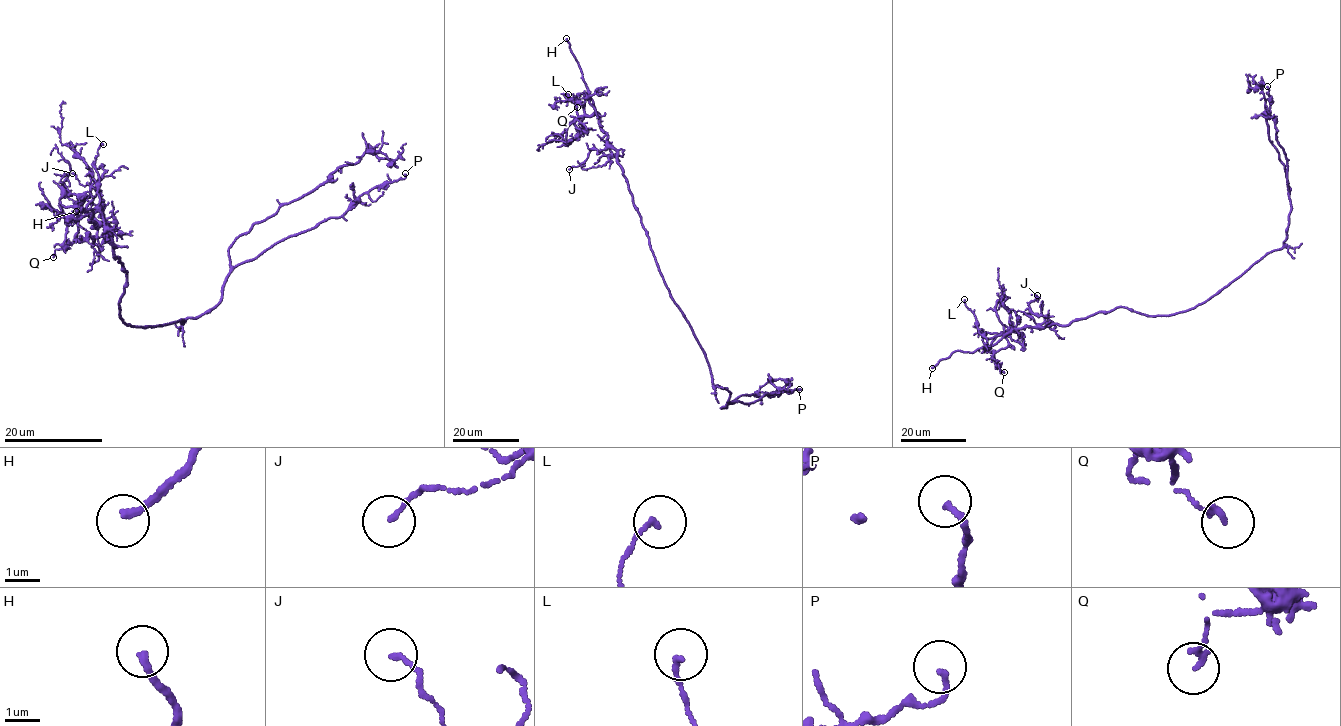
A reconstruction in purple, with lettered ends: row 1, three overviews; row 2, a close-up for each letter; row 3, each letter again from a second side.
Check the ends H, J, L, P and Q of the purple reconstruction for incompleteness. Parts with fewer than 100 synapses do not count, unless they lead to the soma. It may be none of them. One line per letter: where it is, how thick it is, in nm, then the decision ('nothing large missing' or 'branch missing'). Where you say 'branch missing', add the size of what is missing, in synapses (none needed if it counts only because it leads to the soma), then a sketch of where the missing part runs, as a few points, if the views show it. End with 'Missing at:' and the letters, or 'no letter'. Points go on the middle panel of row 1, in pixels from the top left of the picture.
H: (566, 38) | 200 nm | branch missing
J: (569, 169) | 120 nm | nothing large missing
L: (568, 94) | 140 nm | nothing large missing
P: (799, 389) | 170 nm | nothing large missing
Q: (577, 107) | 170 nm | nothing large missing
Missing at: H

